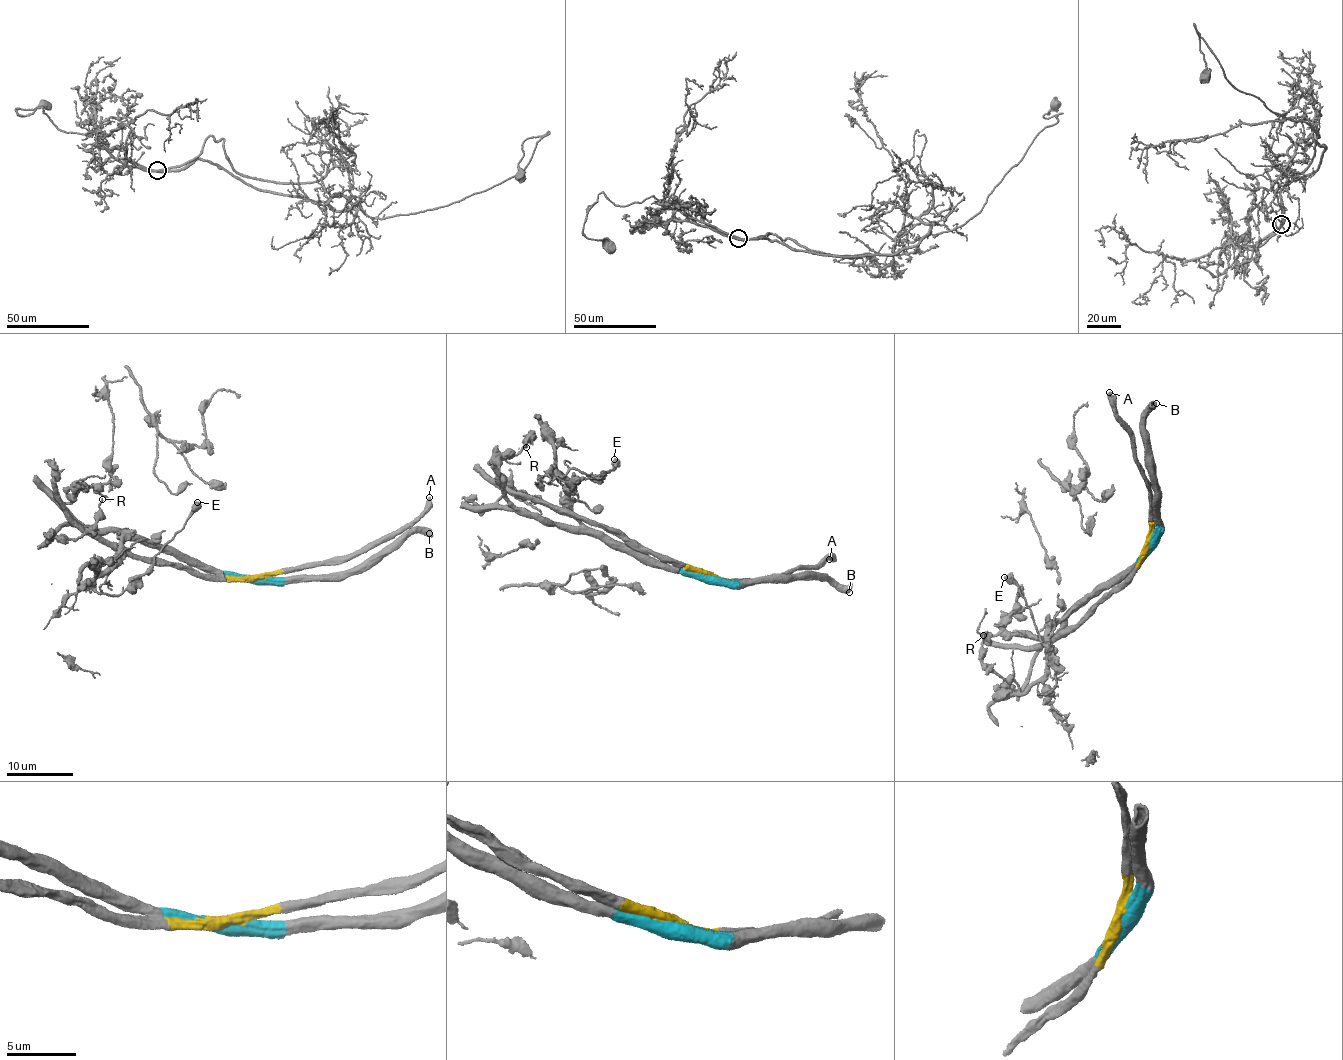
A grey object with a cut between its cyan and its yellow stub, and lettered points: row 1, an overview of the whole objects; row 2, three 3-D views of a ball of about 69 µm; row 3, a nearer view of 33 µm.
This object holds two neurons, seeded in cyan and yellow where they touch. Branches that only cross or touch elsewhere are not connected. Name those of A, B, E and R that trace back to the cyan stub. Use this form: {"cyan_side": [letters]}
{"cyan_side": ["B", "E", "R"]}

